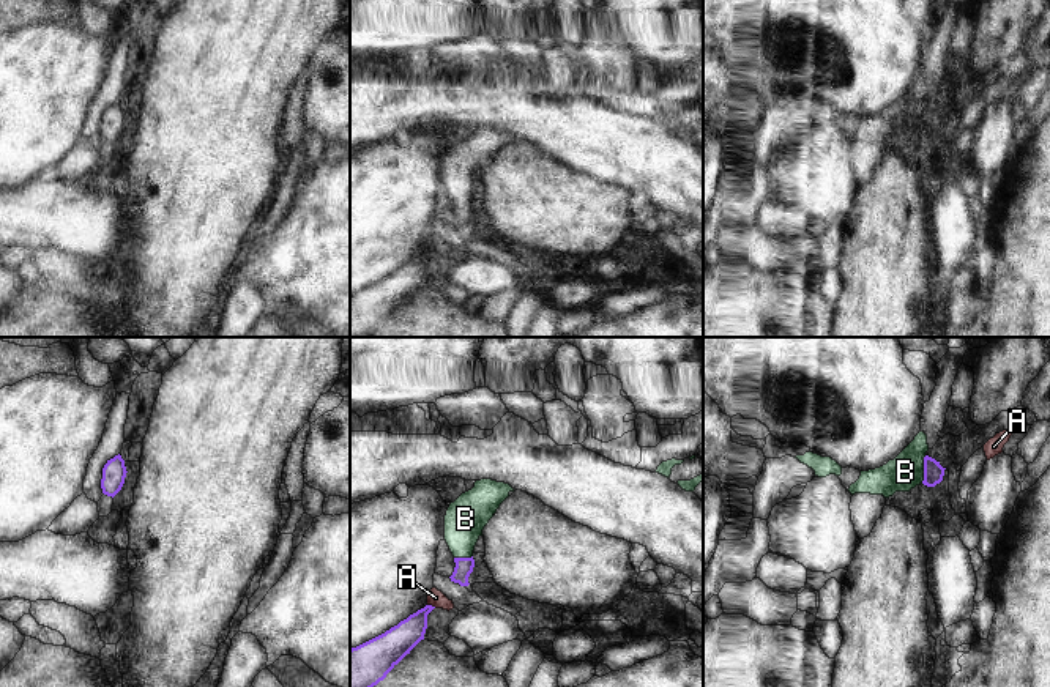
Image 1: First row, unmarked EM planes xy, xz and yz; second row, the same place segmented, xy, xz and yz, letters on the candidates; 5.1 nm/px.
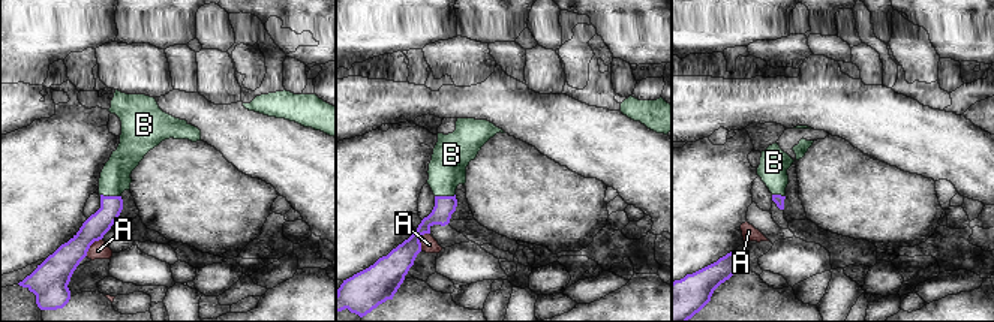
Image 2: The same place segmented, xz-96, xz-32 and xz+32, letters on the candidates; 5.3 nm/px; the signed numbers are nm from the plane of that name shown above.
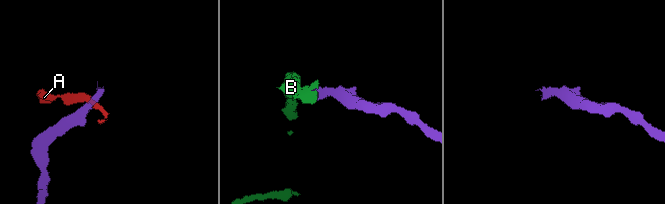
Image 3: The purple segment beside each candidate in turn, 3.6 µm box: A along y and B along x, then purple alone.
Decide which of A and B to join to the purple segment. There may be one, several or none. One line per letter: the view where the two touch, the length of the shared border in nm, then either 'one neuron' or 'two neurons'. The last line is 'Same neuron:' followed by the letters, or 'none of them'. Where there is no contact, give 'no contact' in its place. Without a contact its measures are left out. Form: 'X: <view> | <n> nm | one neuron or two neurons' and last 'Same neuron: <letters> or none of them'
A: xz | 50 nm | two neurons
B: yz | 150 nm | one neuron
Same neuron: B

